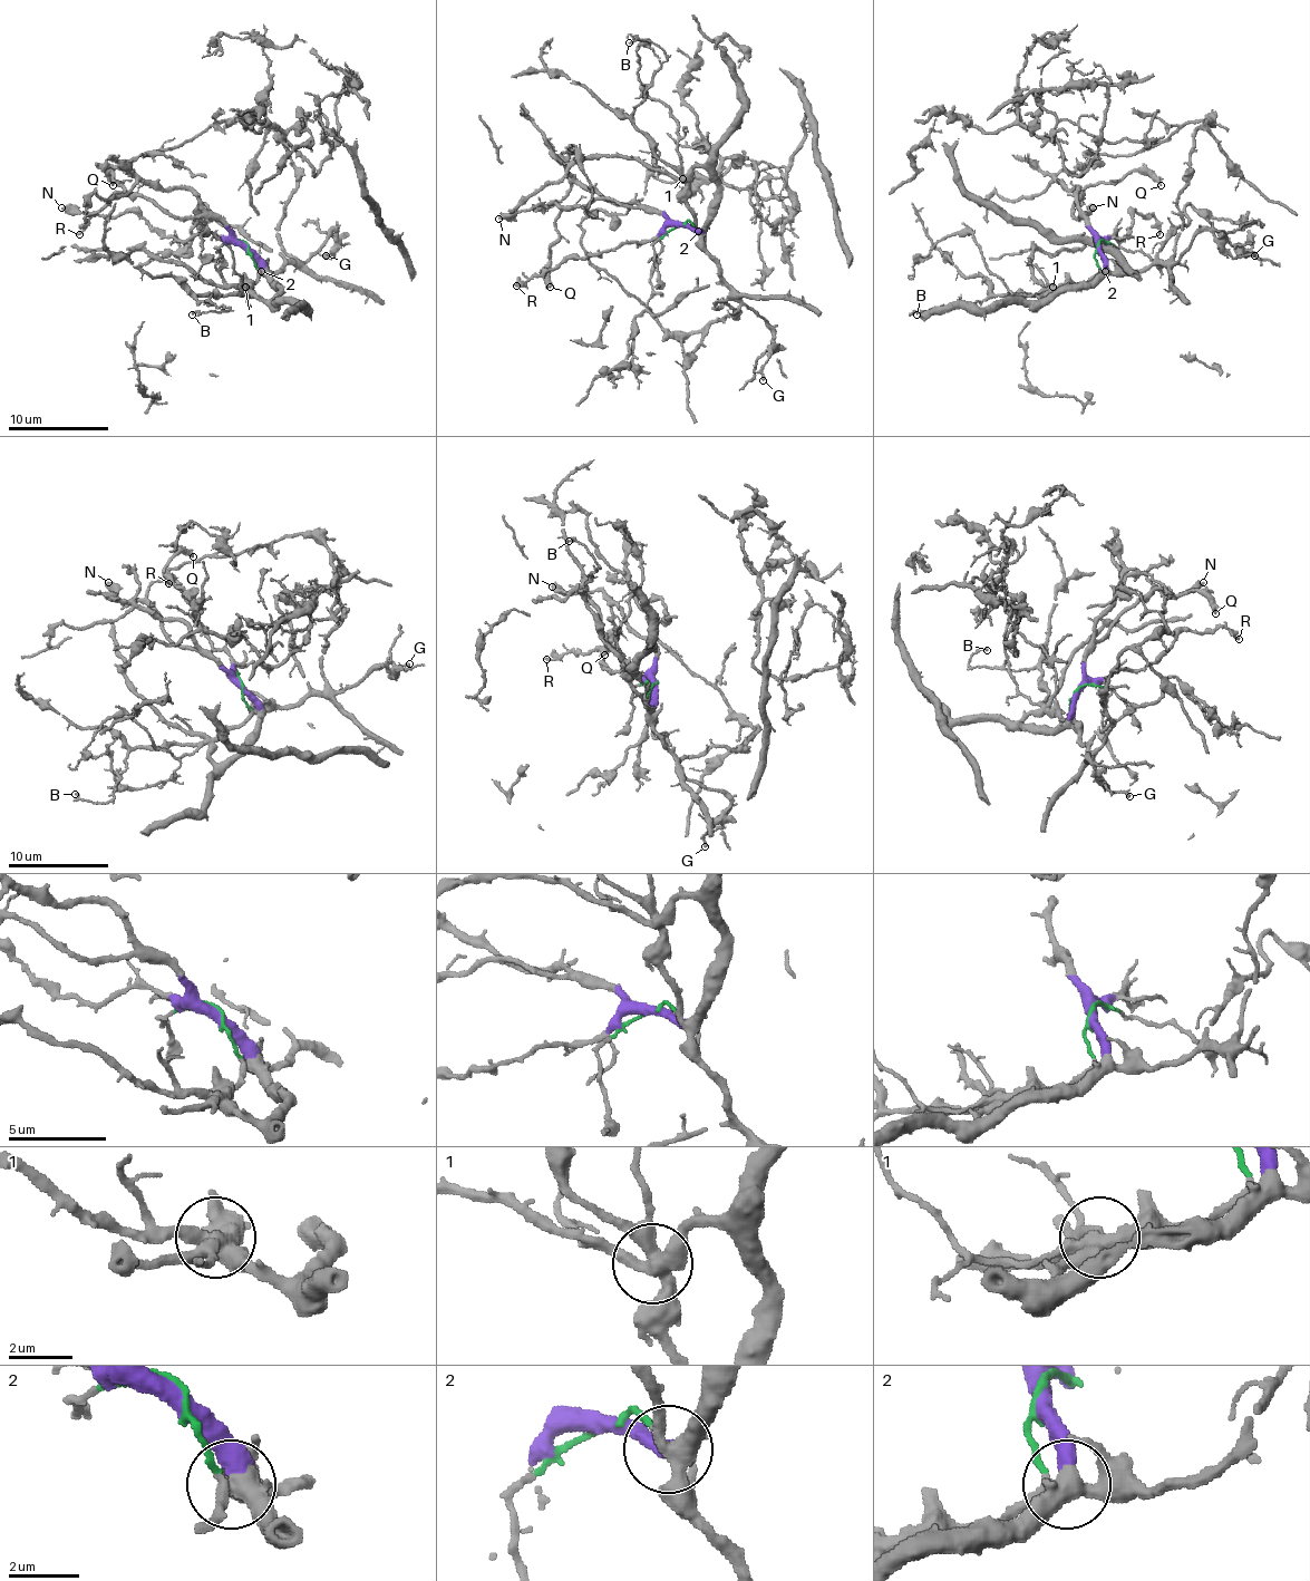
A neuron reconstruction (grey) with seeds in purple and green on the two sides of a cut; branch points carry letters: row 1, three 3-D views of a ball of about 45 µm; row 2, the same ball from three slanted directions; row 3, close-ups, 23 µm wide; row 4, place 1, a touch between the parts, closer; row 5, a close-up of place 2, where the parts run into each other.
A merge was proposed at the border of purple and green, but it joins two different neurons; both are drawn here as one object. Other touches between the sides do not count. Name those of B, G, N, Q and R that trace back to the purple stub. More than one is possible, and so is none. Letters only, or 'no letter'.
N, Q, R

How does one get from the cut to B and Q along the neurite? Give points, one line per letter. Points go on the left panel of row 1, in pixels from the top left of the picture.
B: (246, 244), (256, 272), (249, 287), (226, 294), (196, 297), (229, 310), (191, 314)
Q: (246, 244), (219, 220), (171, 216), (148, 200), (130, 196), (114, 172), (114, 184)

